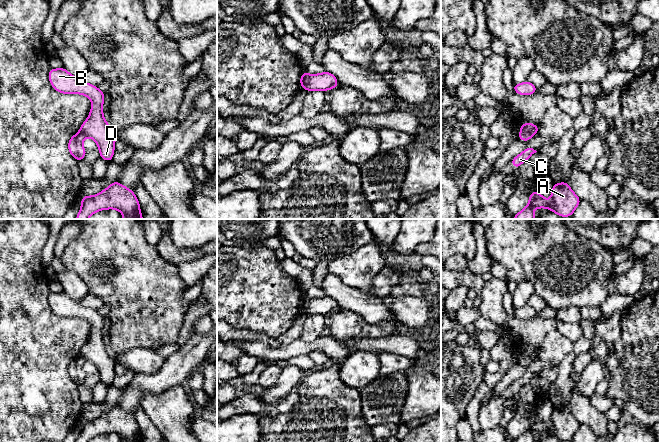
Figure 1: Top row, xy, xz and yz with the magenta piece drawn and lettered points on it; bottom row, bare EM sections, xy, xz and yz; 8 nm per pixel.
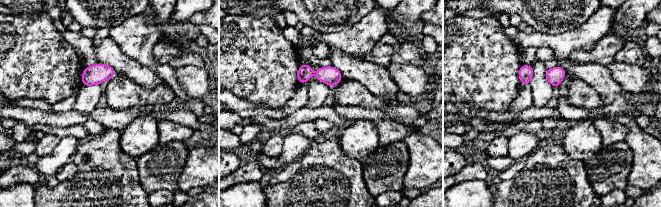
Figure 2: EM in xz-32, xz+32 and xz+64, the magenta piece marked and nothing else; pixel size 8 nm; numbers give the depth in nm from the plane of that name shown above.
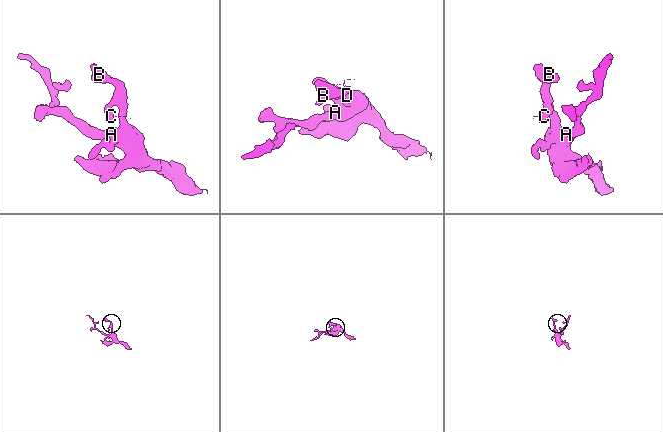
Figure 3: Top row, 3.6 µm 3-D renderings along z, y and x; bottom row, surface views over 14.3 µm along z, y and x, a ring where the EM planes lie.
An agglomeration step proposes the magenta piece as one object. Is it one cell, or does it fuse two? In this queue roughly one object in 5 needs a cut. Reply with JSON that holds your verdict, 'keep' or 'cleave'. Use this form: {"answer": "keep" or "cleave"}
{"answer": "cleave"}

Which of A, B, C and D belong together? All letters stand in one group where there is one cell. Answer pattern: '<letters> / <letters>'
A B D / C

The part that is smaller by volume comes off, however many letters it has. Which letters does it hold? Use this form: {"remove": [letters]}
{"remove": ["C"]}

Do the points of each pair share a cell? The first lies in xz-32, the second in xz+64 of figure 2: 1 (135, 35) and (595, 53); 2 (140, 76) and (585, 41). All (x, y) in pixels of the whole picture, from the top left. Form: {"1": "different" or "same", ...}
{"1": "different", "2": "different"}

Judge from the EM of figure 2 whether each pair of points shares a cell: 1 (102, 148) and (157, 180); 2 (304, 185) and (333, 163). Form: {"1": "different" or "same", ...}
{"1": "different", "2": "same"}

